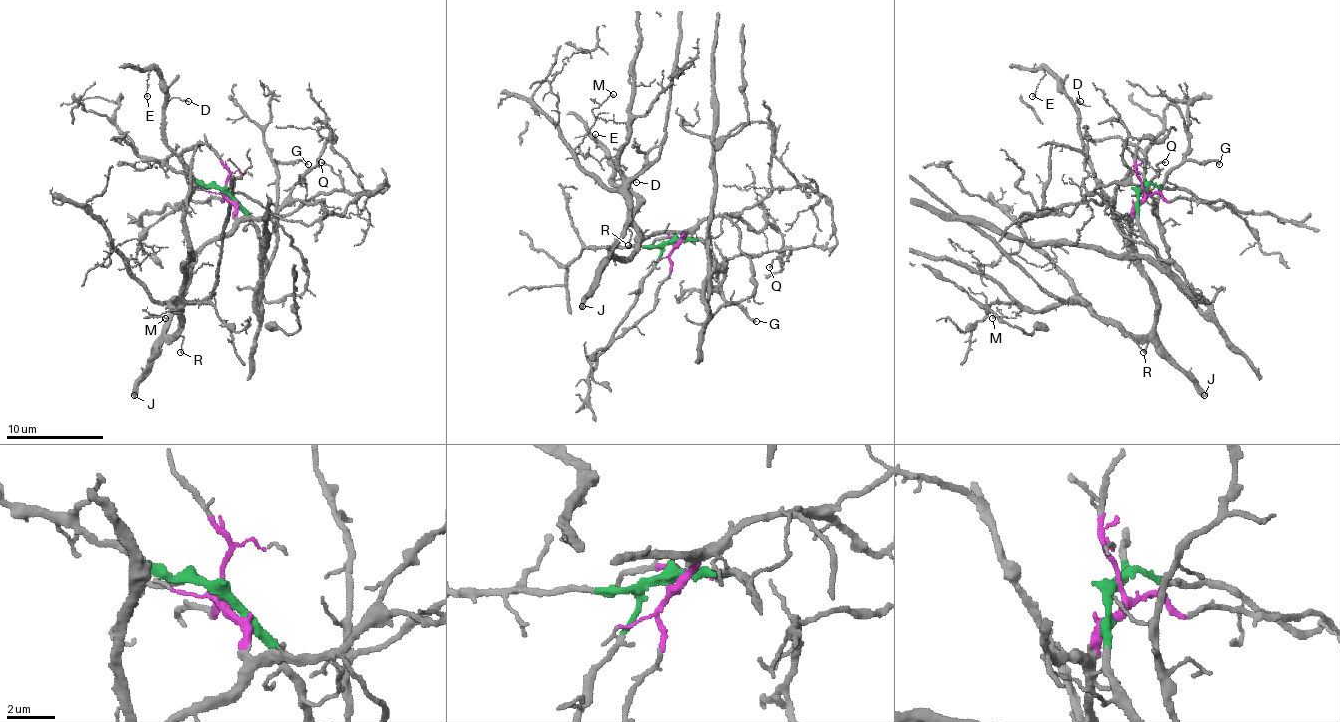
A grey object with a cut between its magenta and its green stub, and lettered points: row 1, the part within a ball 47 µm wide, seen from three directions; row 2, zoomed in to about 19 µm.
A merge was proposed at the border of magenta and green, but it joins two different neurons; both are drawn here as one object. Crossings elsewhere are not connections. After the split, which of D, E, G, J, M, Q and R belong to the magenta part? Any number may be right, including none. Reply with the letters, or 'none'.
D, E, J, M, R

